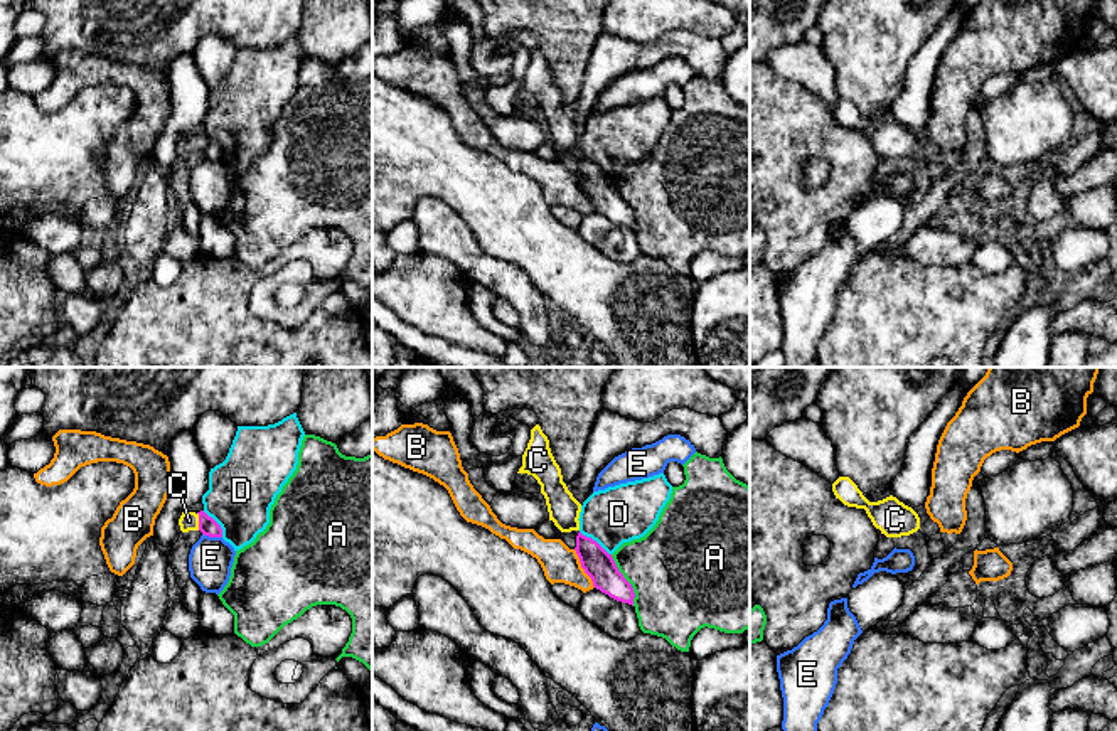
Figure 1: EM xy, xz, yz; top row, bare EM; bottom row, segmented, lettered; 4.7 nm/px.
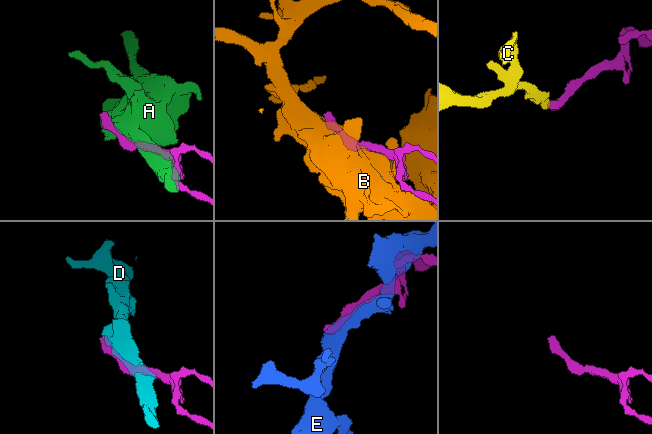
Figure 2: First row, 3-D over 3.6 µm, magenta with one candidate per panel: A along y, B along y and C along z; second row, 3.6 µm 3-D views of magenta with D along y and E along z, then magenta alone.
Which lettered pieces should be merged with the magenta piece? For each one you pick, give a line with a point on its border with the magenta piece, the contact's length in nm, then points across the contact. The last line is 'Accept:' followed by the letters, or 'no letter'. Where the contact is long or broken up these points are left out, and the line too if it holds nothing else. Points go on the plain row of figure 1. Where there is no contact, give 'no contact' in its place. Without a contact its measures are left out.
C: xy (199, 144) | 90 nm | across xy (208, 149), (199, 144), (189, 144)
Accept: C

